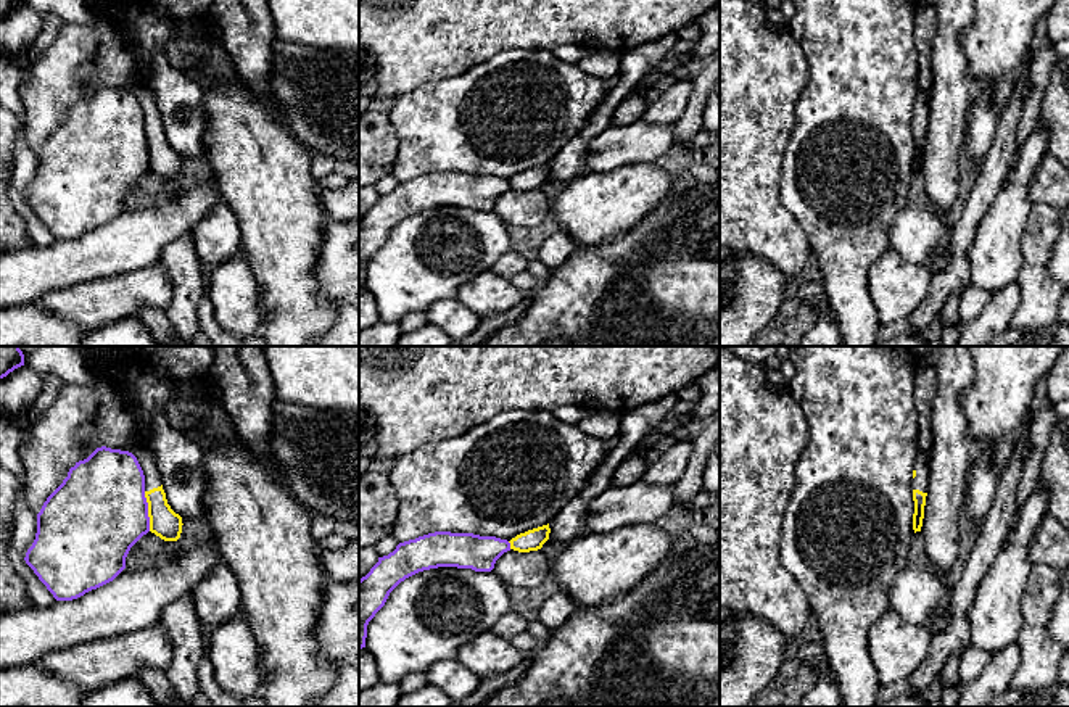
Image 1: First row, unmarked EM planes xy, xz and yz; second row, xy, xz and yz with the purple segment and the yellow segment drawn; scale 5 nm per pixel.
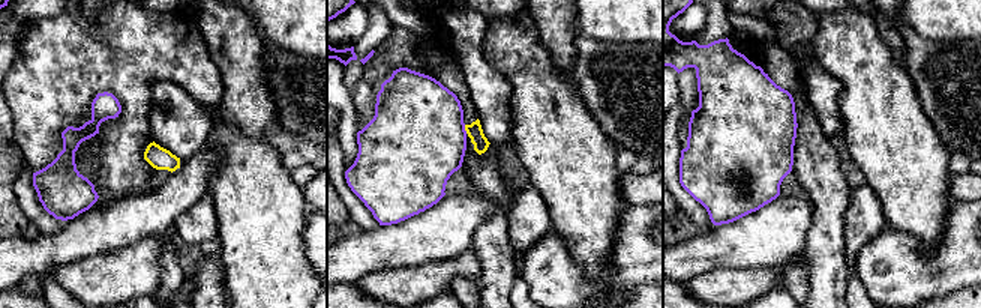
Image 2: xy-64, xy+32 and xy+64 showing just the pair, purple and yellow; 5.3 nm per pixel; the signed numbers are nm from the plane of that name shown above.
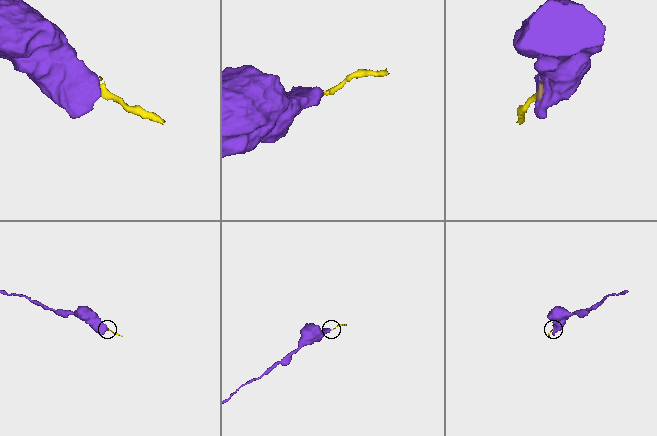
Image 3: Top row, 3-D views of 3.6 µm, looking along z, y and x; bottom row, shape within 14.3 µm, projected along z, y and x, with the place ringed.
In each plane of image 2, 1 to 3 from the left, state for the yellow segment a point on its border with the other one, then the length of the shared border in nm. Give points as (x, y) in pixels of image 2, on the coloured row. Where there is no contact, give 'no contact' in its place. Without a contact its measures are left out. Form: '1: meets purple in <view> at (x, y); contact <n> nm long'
1: no contact
2: meets purple in xy+32 at (464, 129); contact 50 nm long
3: no contact

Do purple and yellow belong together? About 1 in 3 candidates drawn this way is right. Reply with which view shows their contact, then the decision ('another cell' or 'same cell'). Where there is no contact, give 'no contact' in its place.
meets purple in xy; another cell

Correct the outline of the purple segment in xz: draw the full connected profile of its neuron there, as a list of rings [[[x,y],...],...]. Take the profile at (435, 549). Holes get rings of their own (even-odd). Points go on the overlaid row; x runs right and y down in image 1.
[[[435,531],[399,543],[359,580],[359,649],[365,647],[369,622],[406,578],[438,567],[491,572],[507,551],[507,540],[473,533]]]

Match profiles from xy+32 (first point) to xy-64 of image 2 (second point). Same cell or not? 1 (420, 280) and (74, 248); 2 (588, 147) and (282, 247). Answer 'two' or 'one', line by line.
1: two
2: one

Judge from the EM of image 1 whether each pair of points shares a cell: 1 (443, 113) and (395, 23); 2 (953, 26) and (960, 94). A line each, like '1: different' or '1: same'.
1: different
2: same

